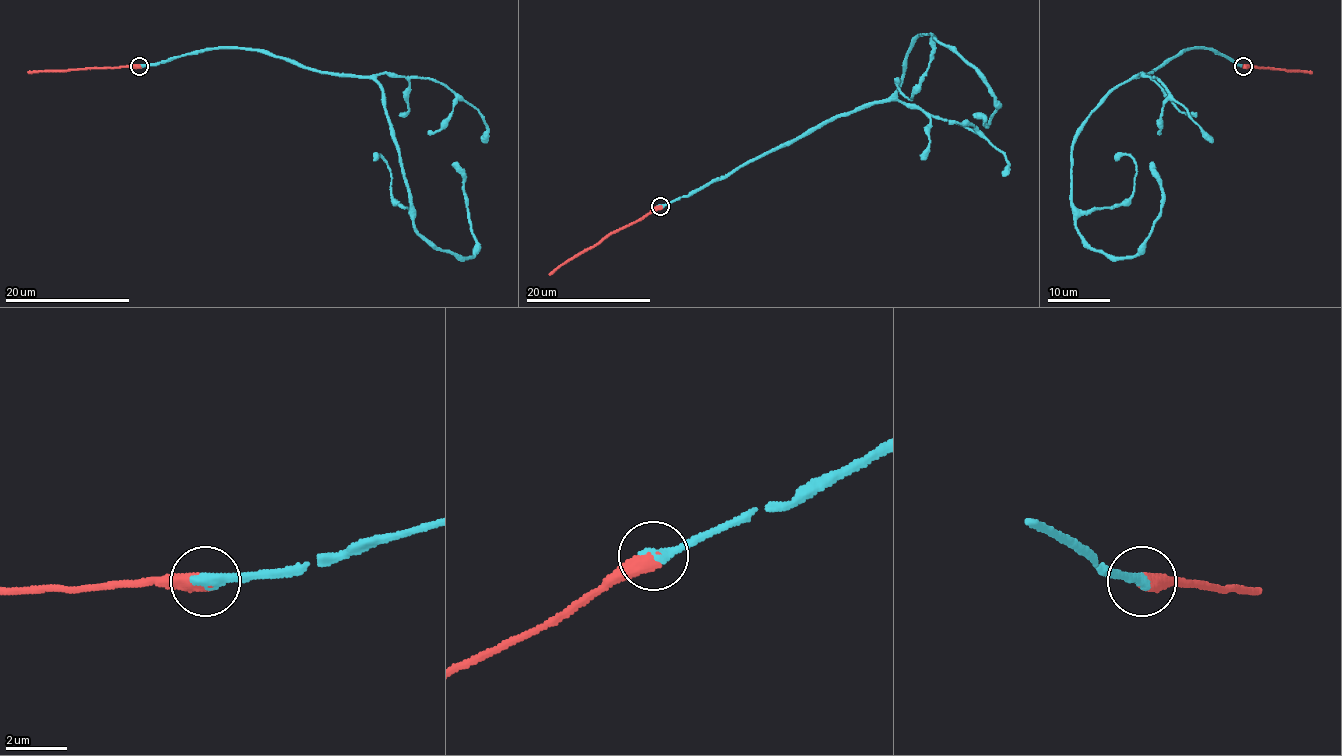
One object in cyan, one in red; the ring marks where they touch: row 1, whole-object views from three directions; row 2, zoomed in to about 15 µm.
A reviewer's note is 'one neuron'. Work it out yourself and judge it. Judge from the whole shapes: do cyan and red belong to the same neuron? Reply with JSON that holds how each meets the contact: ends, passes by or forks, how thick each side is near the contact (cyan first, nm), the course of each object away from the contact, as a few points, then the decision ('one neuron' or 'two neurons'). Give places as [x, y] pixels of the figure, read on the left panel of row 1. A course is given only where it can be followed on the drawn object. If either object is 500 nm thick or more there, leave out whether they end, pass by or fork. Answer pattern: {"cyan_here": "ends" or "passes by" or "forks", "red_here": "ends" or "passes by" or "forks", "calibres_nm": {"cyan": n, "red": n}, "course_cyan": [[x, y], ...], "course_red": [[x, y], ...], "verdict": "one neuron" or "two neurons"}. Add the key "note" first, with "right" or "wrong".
{"note": "right", "calibres_nm": {"cyan": 420, "red": 500}, "course_cyan": [[138, 66], [258, 48], [316, 72], [371, 76], [413, 227], [467, 257], [476, 240], [453, 162]], "course_red": [[138, 67], [89, 67], [28, 73]], "verdict": "one neuron"}

